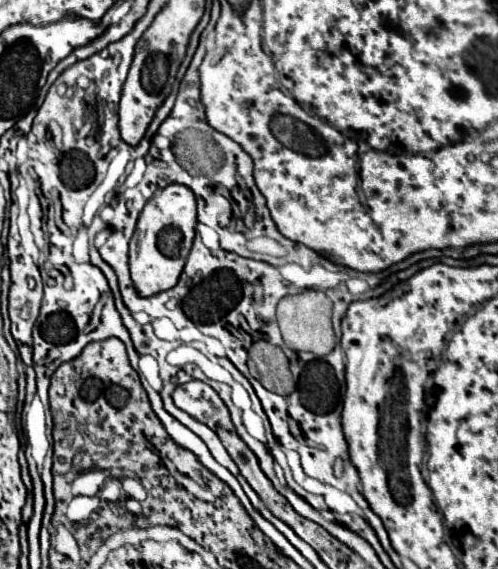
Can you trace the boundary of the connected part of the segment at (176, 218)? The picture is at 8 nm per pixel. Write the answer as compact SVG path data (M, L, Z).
M169 184L145 204L135 234L129 242L131 280L141 298L149 298L159 292L165 292L179 282L179 276L185 266L185 258L189 256L193 244L195 222L197 222L195 196L187 186Z

